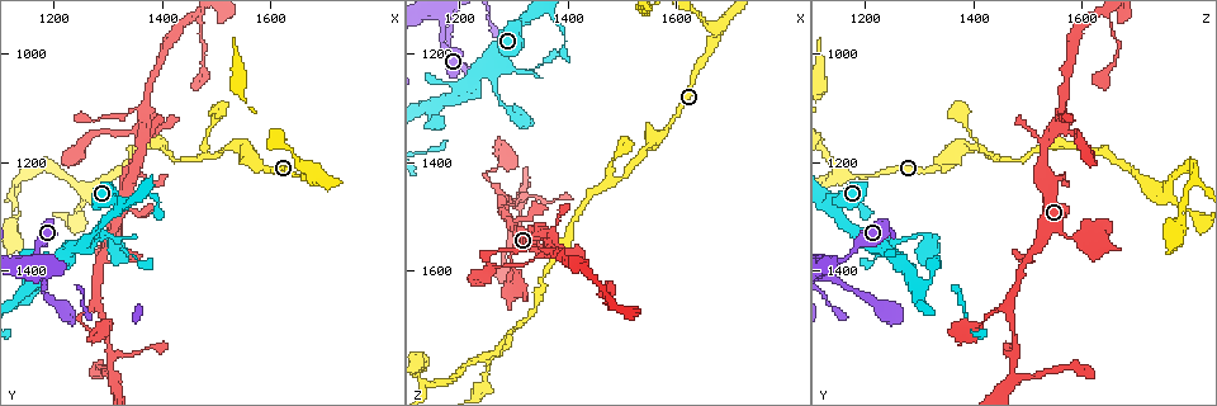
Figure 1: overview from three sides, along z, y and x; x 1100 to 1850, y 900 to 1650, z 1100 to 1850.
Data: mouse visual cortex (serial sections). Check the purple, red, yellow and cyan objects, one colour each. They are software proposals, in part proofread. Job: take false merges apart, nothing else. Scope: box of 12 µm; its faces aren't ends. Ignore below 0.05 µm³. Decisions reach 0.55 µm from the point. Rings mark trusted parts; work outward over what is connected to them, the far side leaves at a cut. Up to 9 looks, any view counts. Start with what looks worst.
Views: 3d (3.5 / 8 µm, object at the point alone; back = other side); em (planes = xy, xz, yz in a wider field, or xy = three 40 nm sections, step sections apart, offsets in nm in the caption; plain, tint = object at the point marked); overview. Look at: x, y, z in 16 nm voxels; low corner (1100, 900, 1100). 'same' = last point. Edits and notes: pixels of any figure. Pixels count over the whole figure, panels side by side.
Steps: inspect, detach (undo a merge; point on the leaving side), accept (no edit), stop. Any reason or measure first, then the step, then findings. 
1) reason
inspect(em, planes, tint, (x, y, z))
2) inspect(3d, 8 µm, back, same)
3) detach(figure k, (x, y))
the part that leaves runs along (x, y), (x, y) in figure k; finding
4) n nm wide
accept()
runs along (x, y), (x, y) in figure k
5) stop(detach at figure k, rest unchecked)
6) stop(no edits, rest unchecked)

three-way junction
inspect(3d, 3.5 µm, (1485, 1190, 1440))

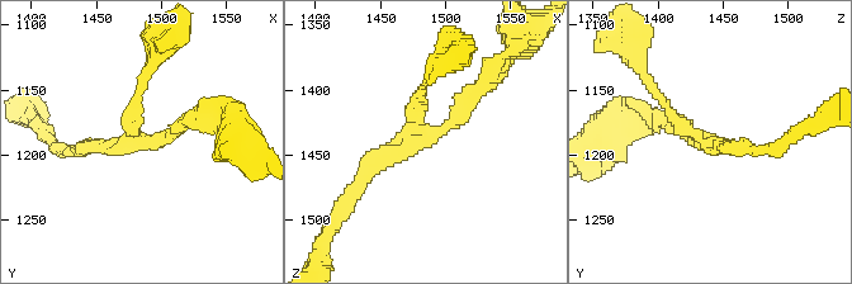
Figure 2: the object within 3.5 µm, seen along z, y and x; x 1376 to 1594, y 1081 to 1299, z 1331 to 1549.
3 arms; arms of 150, 200, 200 nm
inspect(em, xy, step 2, tint, (1484, 1188, 1436))

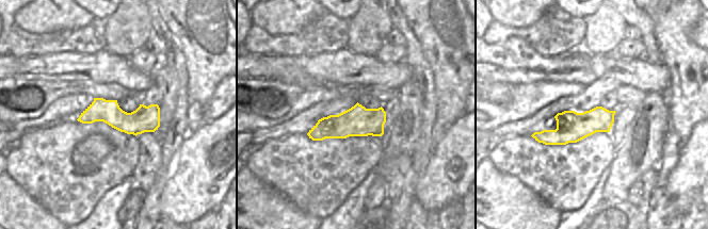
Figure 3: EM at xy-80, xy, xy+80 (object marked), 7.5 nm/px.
accept()
runs along (611, 113), (561, 135), (535, 135) in figure 3; all the same cell

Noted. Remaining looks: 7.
four arms meet
inspect(3d, 3.5 µm, (1370, 1130, 1560))

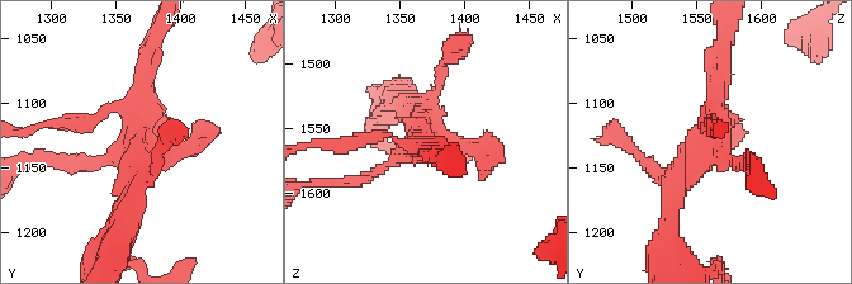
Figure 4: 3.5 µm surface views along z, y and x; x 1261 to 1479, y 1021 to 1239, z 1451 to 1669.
inspect(em, planes, tint, (1368, 1132, 1560))

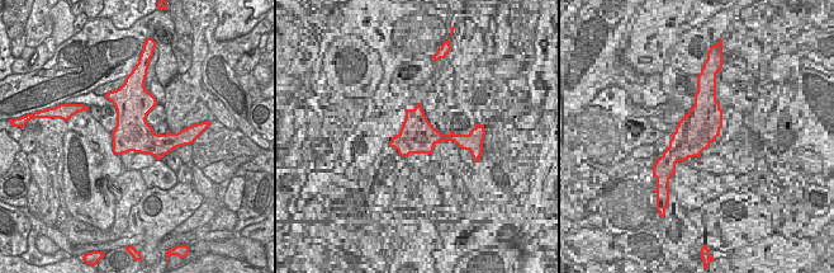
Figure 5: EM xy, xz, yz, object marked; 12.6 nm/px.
460 nm wide
accept()
runs along (670, 214), (714, 137), (720, 64) in figure 4; one cell here

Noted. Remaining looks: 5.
a fork
inspect(3d, 8 µm, back, (1265, 1255, 1755))

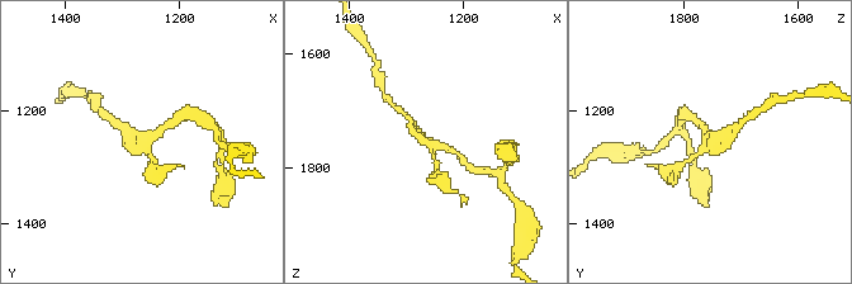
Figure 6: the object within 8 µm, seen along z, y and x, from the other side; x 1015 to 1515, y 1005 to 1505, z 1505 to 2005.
3 arms; arms of 150, 200, 200 nm; now the EM
inspect(em, planes, tint, (1270, 1260, 1750))

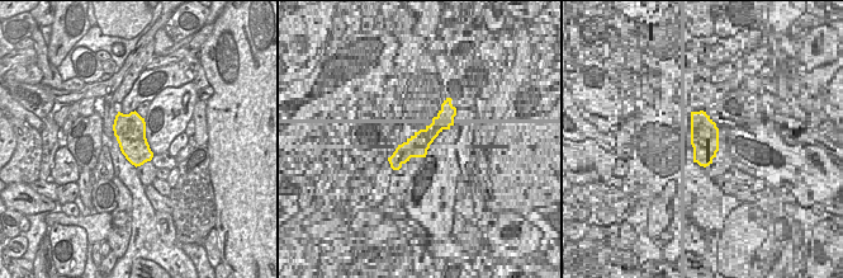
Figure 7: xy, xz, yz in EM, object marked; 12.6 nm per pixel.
400 nm wide
accept()
runs along (407, 117), (422, 140), (451, 151) in figure 6; all the same cell

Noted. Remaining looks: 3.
sharp bend
inspect(3d, 8 µm, (1245, 1485, 1425))

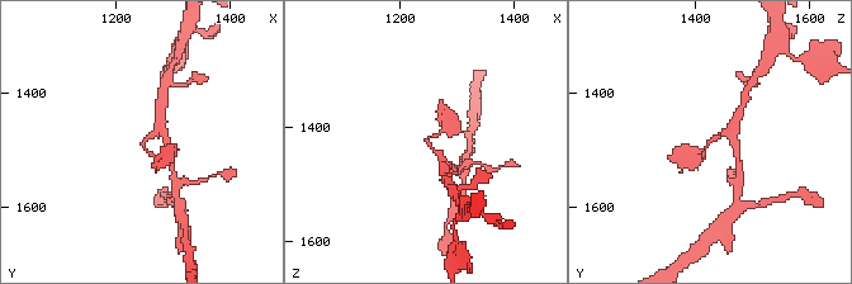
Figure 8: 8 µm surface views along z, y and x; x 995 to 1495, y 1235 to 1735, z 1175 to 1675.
zoom in
inspect(3d, 3.5 µm, (1250, 1485, 1425))

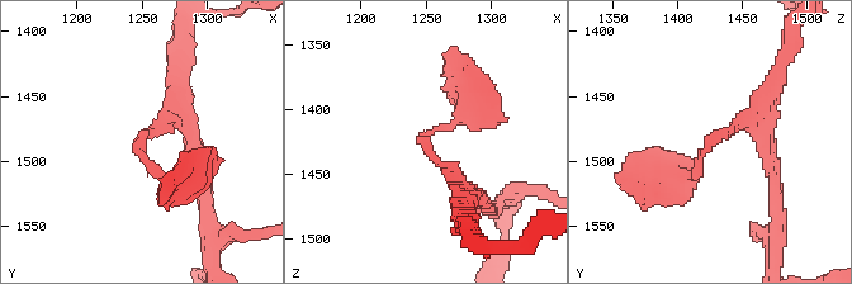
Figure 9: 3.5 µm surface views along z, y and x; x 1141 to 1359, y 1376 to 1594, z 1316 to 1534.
arms of 150, 200 nm
accept()
runs along (766, 104), (670, 179) in figure 9; one cell here

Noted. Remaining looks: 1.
stop(no edits, rest unchecked)

